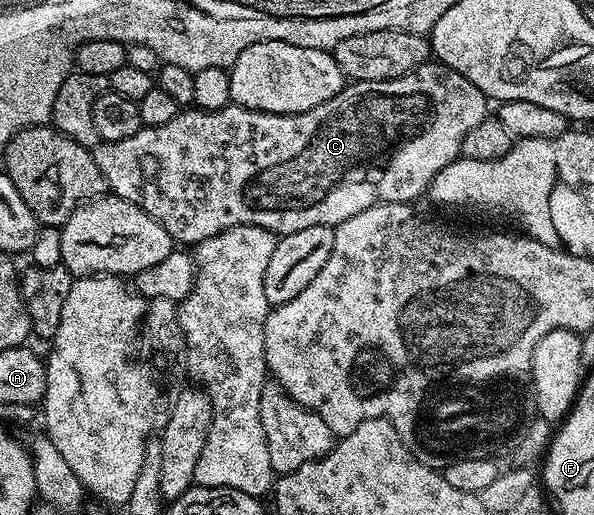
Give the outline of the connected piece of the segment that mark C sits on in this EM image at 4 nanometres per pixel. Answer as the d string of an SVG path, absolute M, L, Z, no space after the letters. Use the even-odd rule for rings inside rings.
M427 61L421 63L414 71L409 71L404 77L396 77L388 81L376 81L375 83L360 83L350 81L343 86L336 97L316 105L316 109L308 109L304 113L295 115L277 115L276 113L264 113L256 109L248 109L231 105L221 107L215 111L200 111L197 109L179 110L172 121L165 125L156 125L155 127L144 127L132 137L124 137L124 141L99 142L98 146L93 148L94 160L96 165L100 165L100 173L104 173L104 181L107 188L118 198L144 209L148 217L152 217L164 229L168 229L170 238L178 245L197 245L208 237L216 237L224 229L232 229L236 225L256 225L268 229L276 237L300 233L300 229L312 229L312 225L324 225L325 227L335 228L338 224L348 221L348 217L356 217L356 213L364 213L377 203L409 203L413 204L414 199L421 195L425 196L430 190L430 182L444 169L449 163L454 162L462 154L464 137L480 125L480 121L488 118L488 100L486 94L468 77L456 73L456 69L445 67L437 61Z

